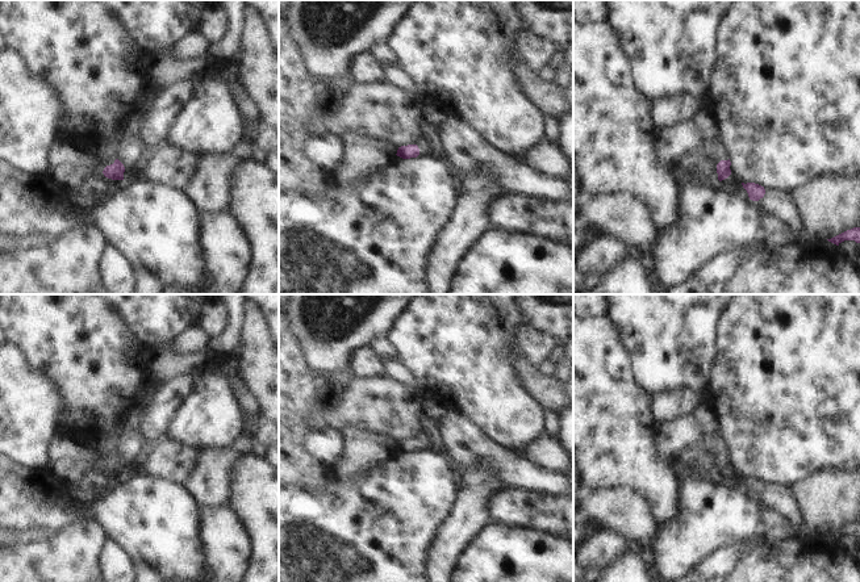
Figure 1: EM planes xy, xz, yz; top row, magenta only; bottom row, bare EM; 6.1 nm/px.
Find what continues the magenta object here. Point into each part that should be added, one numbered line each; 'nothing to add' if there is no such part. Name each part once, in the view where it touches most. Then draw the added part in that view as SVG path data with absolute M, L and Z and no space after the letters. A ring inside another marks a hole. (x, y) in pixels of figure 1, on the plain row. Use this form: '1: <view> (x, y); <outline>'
1: yz (719, 447); M719 431L714 436L714 447L713 453L715 459L718 459L721 455L729 455L729 447L726 445L723 437L721 436Z

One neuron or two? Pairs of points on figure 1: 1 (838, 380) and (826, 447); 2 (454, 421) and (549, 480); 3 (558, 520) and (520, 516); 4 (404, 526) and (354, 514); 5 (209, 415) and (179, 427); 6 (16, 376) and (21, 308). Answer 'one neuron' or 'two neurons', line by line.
1: one neuron
2: one neuron
3: one neuron
4: one neuron
5: one neuron
6: two neurons

